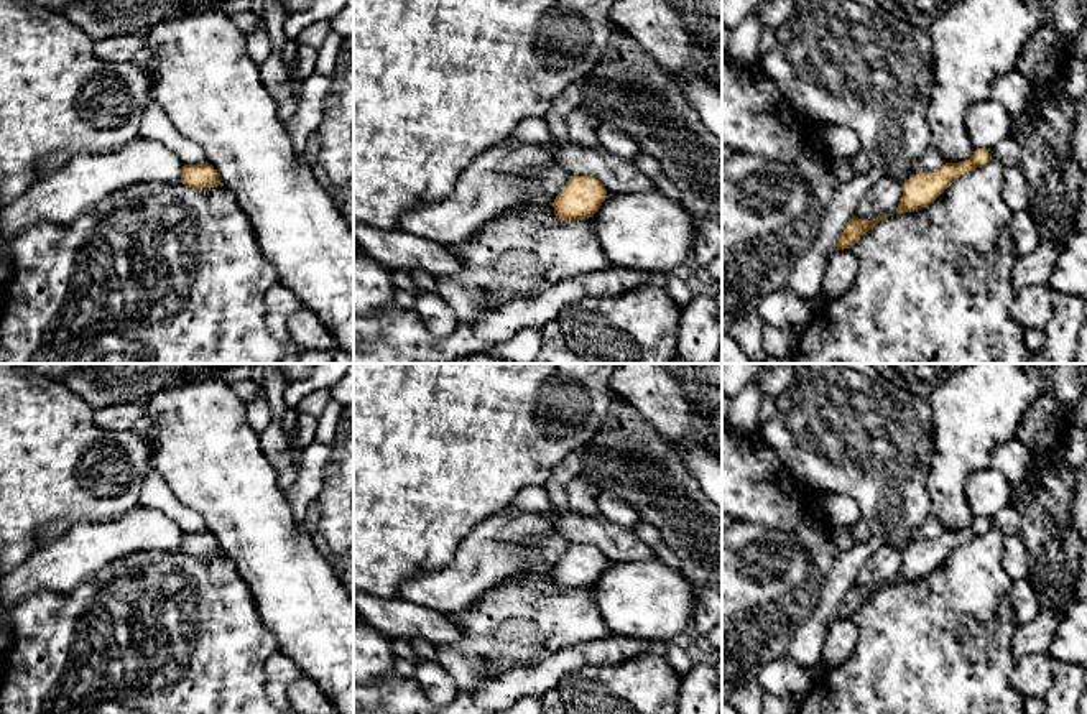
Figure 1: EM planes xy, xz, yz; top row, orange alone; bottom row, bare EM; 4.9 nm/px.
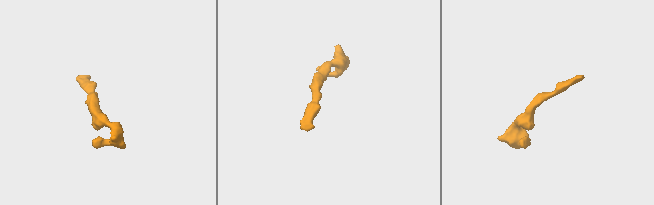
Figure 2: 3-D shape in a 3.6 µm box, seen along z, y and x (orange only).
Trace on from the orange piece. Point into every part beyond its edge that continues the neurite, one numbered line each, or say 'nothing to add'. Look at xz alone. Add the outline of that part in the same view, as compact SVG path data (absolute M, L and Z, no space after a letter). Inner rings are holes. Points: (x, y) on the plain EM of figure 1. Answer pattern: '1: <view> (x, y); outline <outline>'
nothing to add

